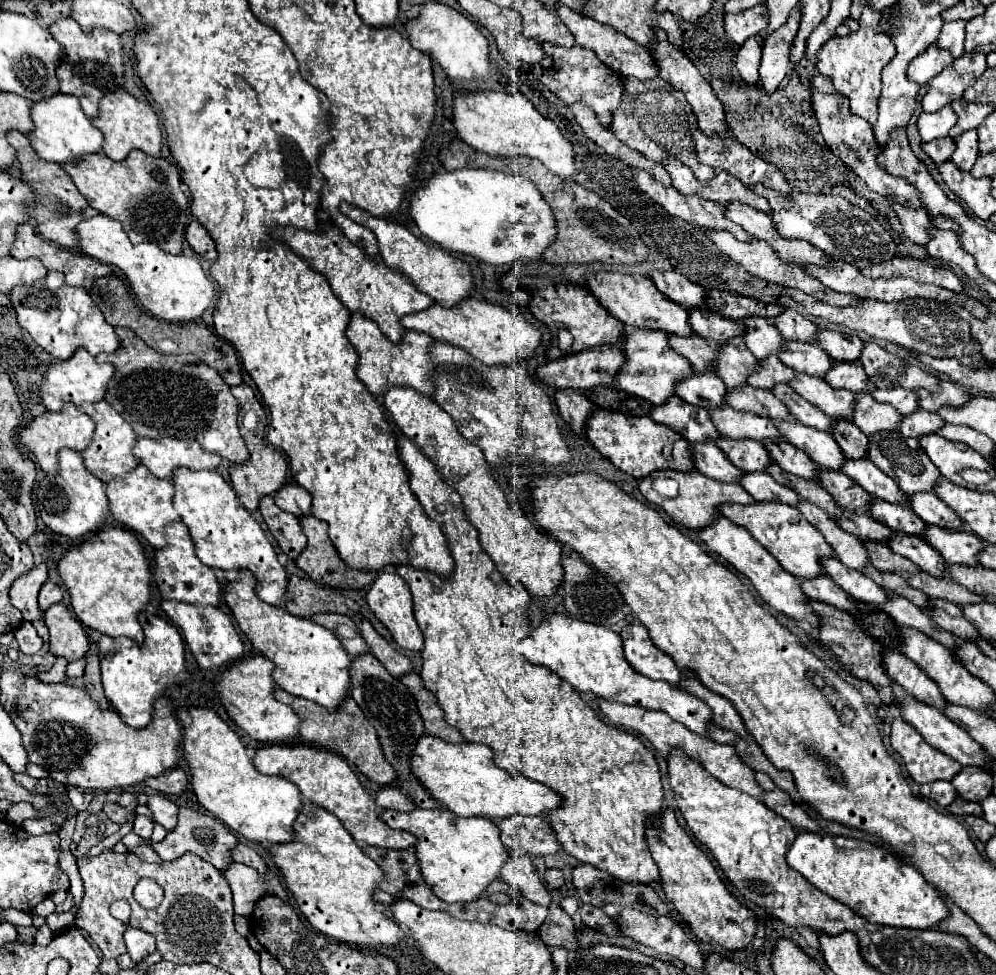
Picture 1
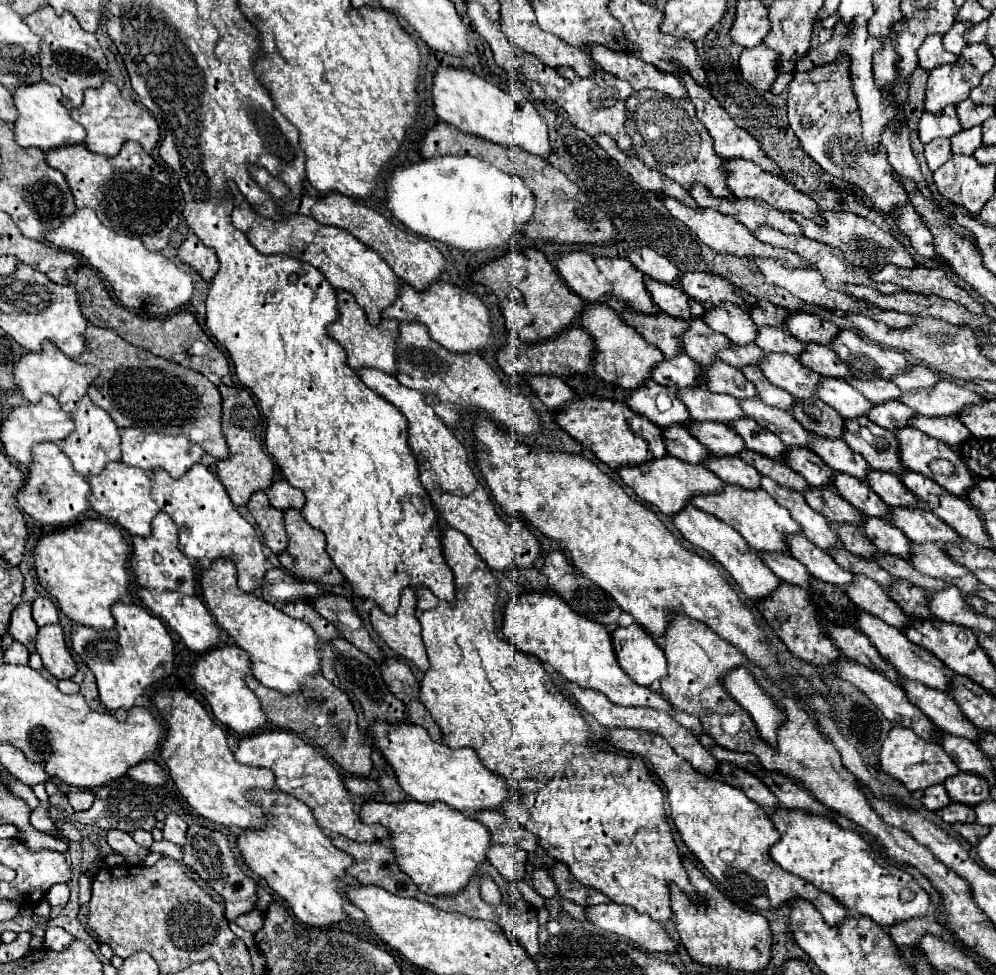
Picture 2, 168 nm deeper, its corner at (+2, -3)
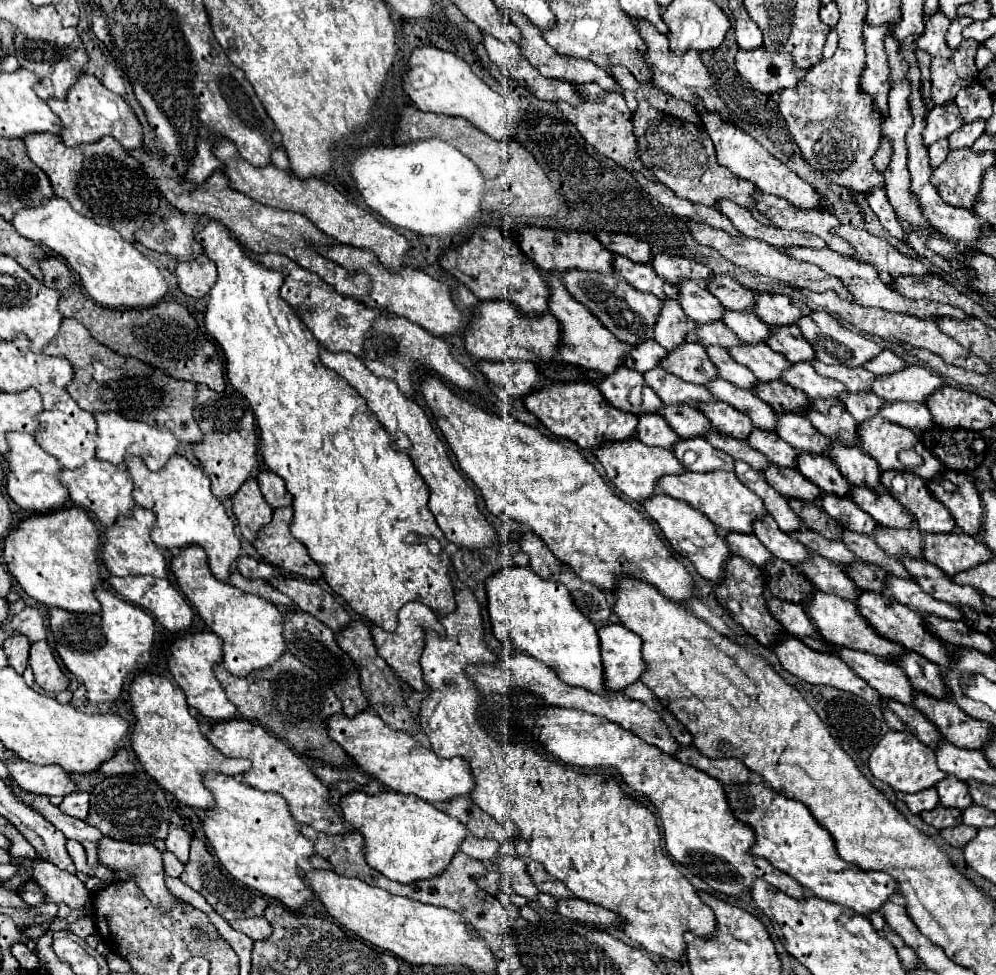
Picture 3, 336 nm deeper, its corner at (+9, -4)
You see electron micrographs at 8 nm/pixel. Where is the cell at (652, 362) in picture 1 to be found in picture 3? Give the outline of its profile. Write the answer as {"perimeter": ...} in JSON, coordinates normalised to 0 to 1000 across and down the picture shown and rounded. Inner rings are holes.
{"perimeter":[[[547,282],[549,284],[549,294],[553,294],[553,309],[551,309],[551,321],[557,323],[557,327],[563,333],[563,350],[561,350],[561,364],[565,370],[587,376],[587,378],[595,378],[595,381],[603,381],[607,385],[615,383],[617,376],[621,376],[626,372],[626,366],[634,360],[634,354],[623,352],[611,337],[607,337],[603,333],[601,327],[595,325],[595,321],[585,315],[583,311],[579,311],[571,298],[567,296],[565,288],[561,282]]]}

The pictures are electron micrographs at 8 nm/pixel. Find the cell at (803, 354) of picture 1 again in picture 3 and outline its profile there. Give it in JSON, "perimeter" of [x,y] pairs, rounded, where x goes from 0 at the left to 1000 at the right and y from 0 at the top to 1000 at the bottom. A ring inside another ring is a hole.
{"perimeter":[[[728,317],[726,331],[748,352],[764,352],[774,342],[772,333],[768,333],[756,319],[754,321],[738,321],[734,317]]]}

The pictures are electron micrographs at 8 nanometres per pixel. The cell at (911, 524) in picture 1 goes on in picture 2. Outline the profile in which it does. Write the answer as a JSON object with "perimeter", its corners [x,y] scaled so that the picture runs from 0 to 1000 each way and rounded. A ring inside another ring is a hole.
{"perimeter":[[[839,484],[837,498],[841,501],[843,509],[851,513],[857,521],[861,521],[867,529],[871,531],[892,531],[894,529],[896,521],[892,517],[886,517],[886,513],[882,513],[882,509],[873,505],[873,498],[869,494]]]}

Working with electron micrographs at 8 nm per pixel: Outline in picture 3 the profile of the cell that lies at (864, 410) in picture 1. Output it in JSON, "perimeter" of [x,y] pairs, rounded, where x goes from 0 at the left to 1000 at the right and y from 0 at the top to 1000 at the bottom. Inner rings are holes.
{"perimeter":[[[804,370],[804,372],[796,372],[794,378],[790,378],[790,383],[786,383],[784,391],[790,391],[792,395],[796,395],[798,399],[810,403],[810,407],[814,409],[832,409],[832,407],[840,407],[842,403],[848,401],[848,395],[838,391],[838,389],[830,389],[824,387],[822,383],[818,383],[818,378]]]}

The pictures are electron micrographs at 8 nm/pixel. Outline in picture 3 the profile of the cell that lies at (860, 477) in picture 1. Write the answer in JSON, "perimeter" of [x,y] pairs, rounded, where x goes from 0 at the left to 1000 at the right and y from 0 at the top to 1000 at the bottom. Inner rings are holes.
{"perimeter":[[[788,424],[786,428],[782,428],[782,436],[778,436],[778,444],[800,463],[830,467],[832,450],[824,446],[814,436],[814,432],[810,432],[802,424]]]}

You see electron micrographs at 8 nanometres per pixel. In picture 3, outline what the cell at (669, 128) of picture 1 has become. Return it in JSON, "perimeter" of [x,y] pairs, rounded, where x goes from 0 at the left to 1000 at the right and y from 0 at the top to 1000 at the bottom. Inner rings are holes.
{"perimeter":[[[650,104],[642,106],[642,114],[636,118],[636,130],[638,138],[642,141],[642,153],[648,171],[654,173],[658,184],[670,190],[678,200],[716,214],[720,212],[722,204],[734,204],[740,210],[750,212],[762,229],[776,231],[762,214],[758,214],[758,204],[756,204],[756,198],[760,196],[758,190],[750,184],[736,179],[730,171],[724,171],[720,167],[718,153],[710,134],[700,134],[698,128],[674,122],[668,116],[654,112]]]}

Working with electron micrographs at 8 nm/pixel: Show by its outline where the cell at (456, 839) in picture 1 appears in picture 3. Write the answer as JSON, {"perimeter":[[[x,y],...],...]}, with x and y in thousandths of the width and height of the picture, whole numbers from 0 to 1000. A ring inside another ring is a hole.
{"perimeter":[[[354,811],[342,817],[340,826],[344,840],[364,856],[366,883],[387,899],[401,906],[415,906],[419,902],[441,897],[461,873],[463,863],[471,856],[465,844],[453,840],[417,815],[403,815],[399,811],[368,815],[364,811]]]}

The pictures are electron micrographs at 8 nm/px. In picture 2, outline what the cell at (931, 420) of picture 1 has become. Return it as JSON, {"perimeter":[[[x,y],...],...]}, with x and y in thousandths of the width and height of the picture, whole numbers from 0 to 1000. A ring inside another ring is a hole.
{"perimeter":[[[892,412],[892,414],[884,414],[884,416],[878,416],[871,425],[871,429],[890,439],[890,441],[896,441],[900,443],[902,439],[910,439],[914,437],[914,431],[920,427],[920,423],[916,418],[910,418],[910,414],[906,412]]]}

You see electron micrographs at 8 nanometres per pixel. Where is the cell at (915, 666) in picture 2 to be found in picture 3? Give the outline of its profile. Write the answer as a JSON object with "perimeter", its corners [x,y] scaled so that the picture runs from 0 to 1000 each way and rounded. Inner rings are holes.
{"perimeter":[[[818,606],[814,610],[814,614],[808,618],[808,629],[814,633],[816,641],[822,645],[822,651],[840,664],[852,664],[852,666],[877,670],[887,676],[897,676],[897,674],[903,674],[905,670],[909,670],[909,666],[905,662],[887,655],[879,645],[874,645],[872,639],[862,631],[860,621],[856,616],[846,616],[844,612],[838,612],[838,610],[826,608],[826,606]]]}

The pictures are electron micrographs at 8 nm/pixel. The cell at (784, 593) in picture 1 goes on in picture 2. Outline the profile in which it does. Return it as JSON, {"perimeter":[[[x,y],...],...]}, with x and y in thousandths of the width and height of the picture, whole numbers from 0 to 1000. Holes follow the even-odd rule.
{"perimeter":[[[691,517],[687,521],[687,525],[677,529],[677,539],[685,546],[685,550],[695,560],[701,560],[701,562],[709,564],[711,568],[715,568],[735,589],[735,593],[739,595],[739,599],[751,613],[767,615],[769,611],[777,609],[777,603],[781,603],[781,599],[783,599],[781,591],[777,591],[777,587],[773,587],[773,583],[769,583],[769,578],[765,578],[763,568],[757,566],[749,558],[749,554],[745,554],[745,550],[741,550],[741,546],[737,546],[737,542],[733,542],[731,537],[725,537],[725,533]]]}

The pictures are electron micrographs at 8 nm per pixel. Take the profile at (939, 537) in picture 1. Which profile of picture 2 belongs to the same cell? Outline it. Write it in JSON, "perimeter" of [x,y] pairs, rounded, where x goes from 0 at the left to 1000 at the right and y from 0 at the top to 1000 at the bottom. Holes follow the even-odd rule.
{"perimeter":[[[898,521],[894,527],[894,535],[904,542],[918,558],[958,558],[964,554],[962,546],[948,537],[948,533],[942,533],[942,529],[938,529],[938,525],[934,523]]]}

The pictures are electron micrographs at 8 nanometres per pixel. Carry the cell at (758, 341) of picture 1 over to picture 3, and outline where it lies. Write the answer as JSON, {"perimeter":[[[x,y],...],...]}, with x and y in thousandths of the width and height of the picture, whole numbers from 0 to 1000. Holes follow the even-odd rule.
{"perimeter":[[[694,286],[682,288],[682,313],[700,331],[714,331],[722,329],[726,325],[728,315],[722,311],[722,307],[704,290],[698,290]]]}

